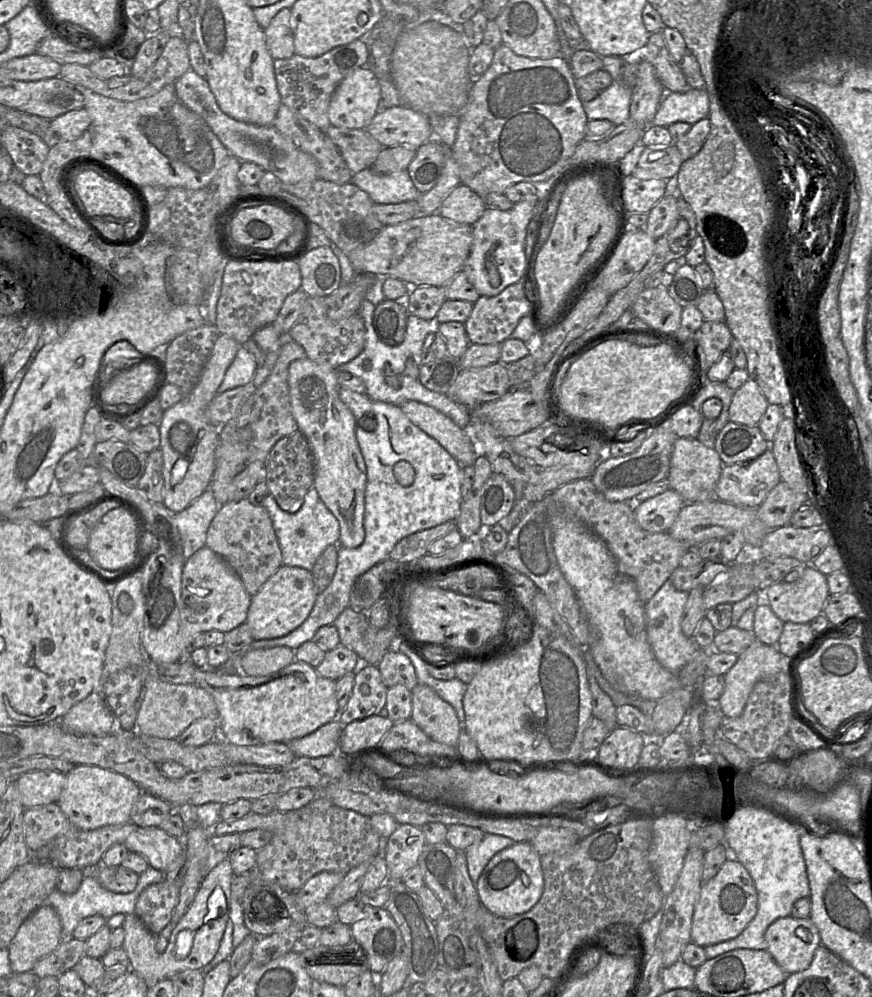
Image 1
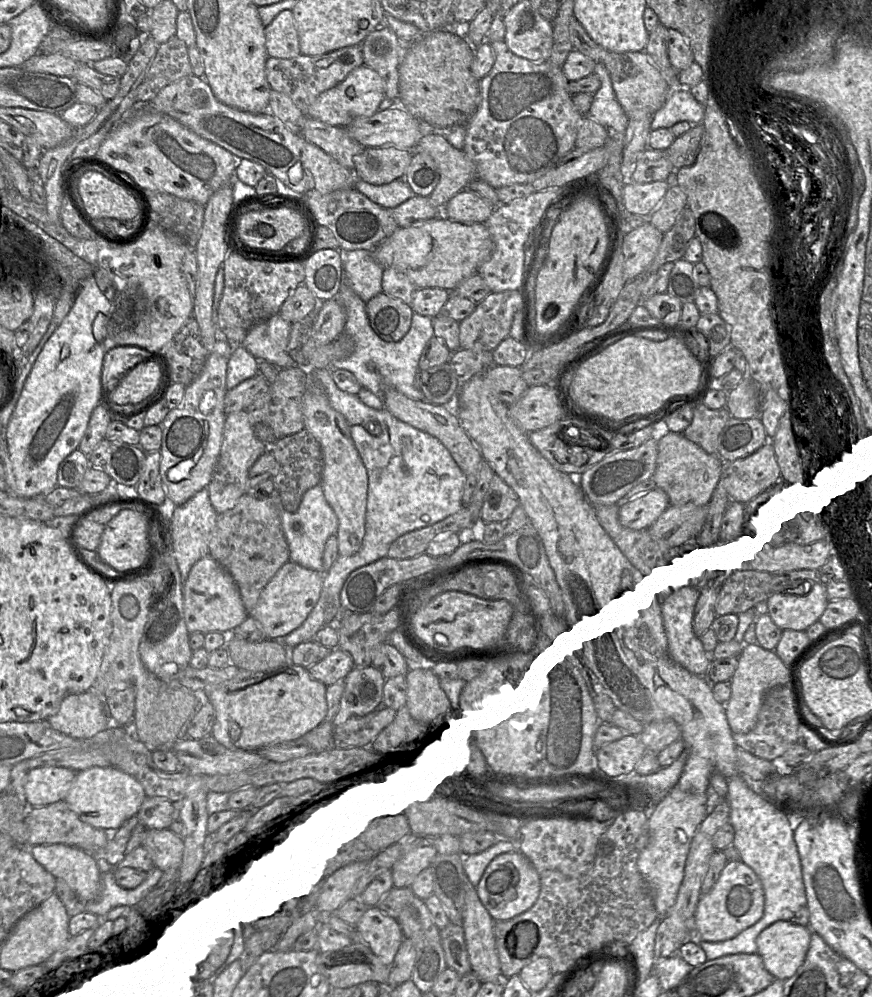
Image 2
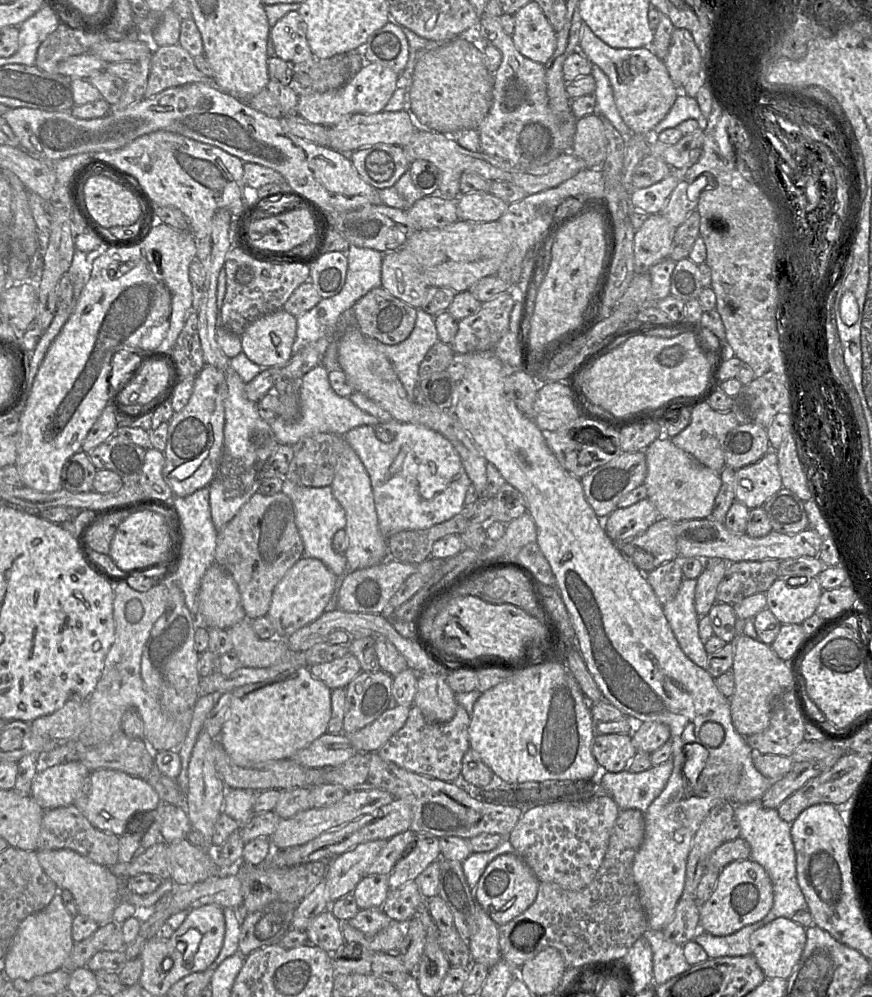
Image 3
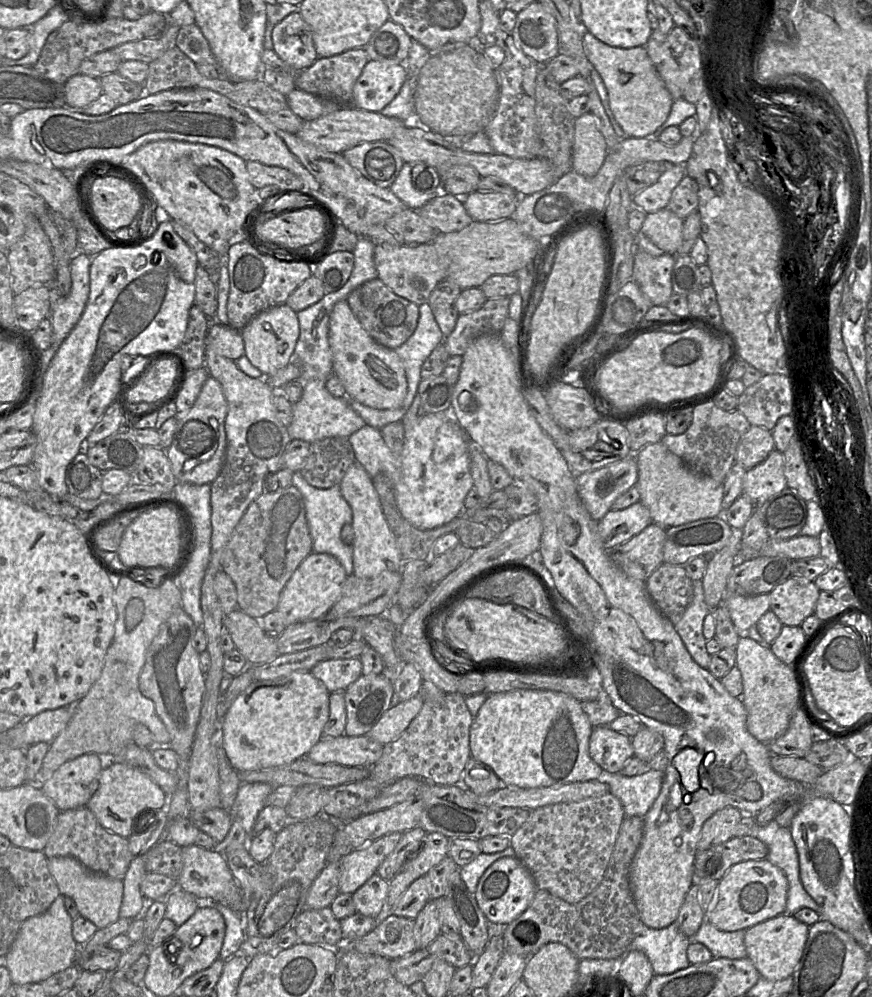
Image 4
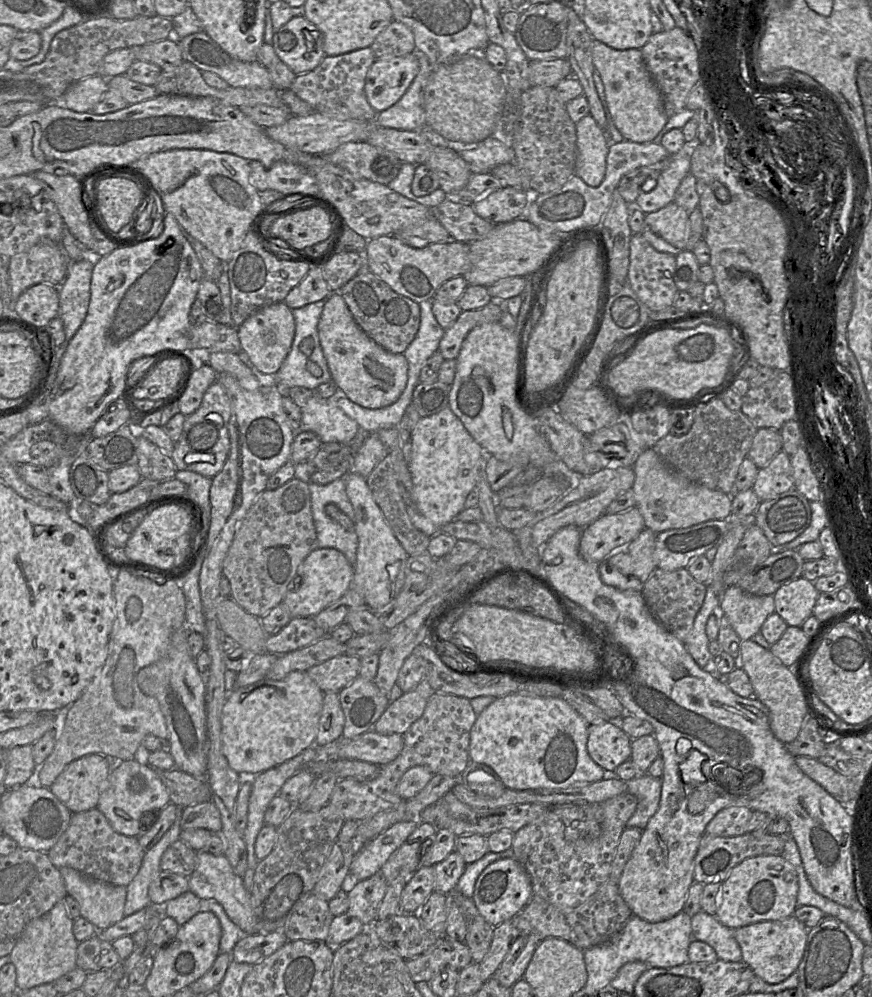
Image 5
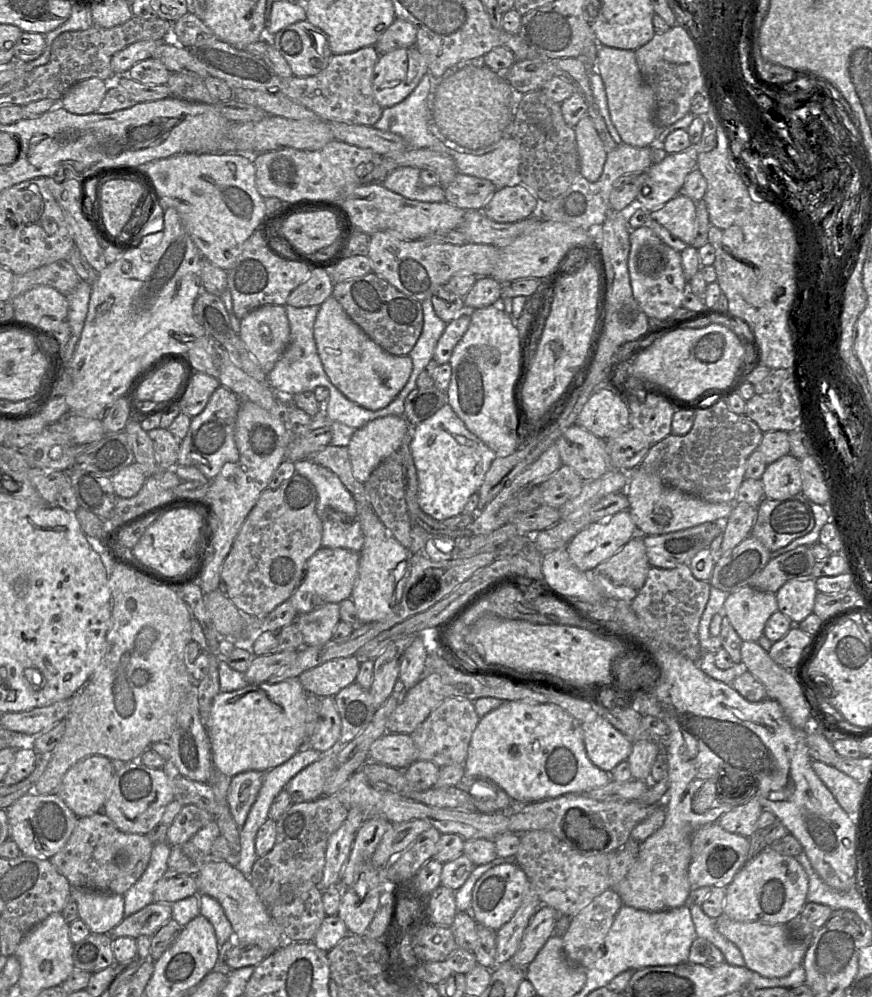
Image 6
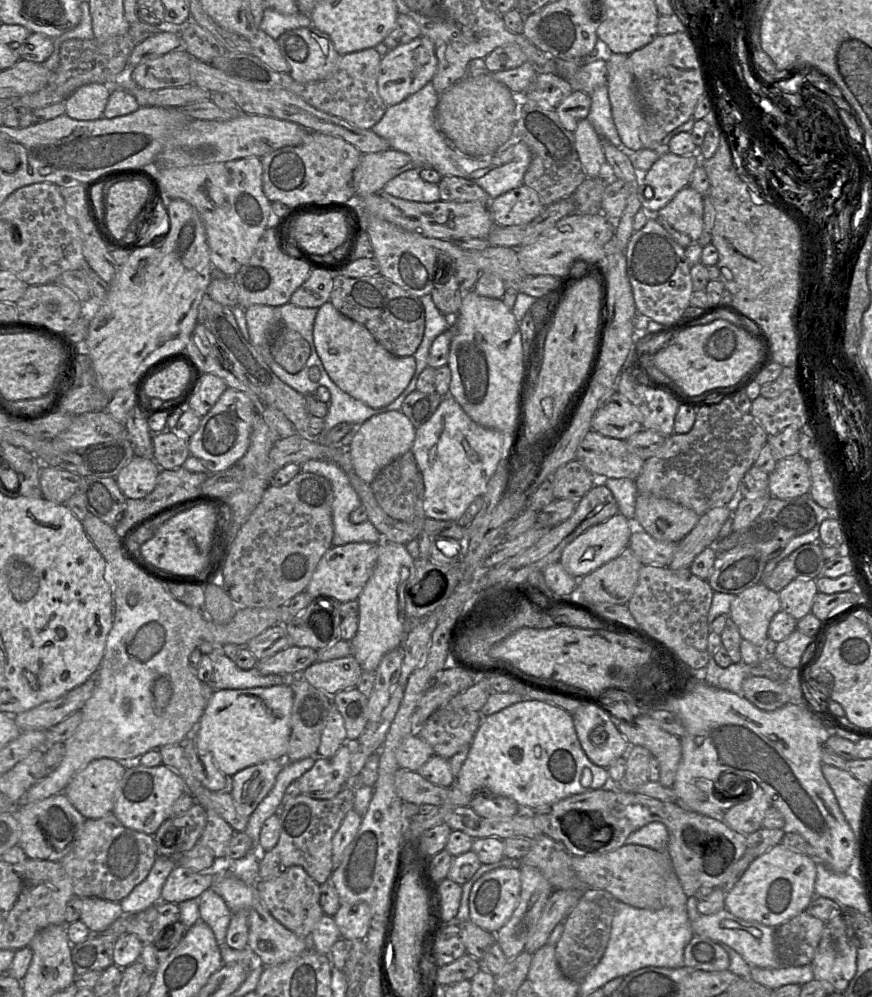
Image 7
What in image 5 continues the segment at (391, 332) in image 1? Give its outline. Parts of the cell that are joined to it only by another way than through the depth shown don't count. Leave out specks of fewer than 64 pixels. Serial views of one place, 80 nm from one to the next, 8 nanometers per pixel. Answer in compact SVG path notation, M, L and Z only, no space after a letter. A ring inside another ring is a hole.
M371 272L358 274L339 290L359 327L390 353L402 354L415 338L420 325L420 305L394 292Z

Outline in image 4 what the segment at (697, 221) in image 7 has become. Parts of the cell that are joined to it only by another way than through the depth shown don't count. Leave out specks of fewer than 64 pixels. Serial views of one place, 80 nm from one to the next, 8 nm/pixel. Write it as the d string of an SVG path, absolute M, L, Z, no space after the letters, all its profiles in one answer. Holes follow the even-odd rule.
M667 207L647 213L640 230L635 233L637 249L651 255L676 255L677 249L682 242L683 220Z

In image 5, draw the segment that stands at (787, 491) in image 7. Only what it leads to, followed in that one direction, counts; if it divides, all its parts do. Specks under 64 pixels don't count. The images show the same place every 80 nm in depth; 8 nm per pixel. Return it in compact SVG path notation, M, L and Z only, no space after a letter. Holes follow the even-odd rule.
M779 451L770 463L759 469L752 487L760 501L768 501L795 489L791 456Z

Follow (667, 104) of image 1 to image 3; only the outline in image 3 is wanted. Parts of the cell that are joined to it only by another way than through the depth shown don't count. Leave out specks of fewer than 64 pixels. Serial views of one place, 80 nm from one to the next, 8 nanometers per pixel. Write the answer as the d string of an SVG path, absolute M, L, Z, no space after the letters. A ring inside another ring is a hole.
M679 94L666 116L648 133L646 136L648 143L657 142L657 136L667 128L675 128L681 122L693 119L697 120L698 128L705 130L705 119L700 111L699 105L695 98L686 94Z

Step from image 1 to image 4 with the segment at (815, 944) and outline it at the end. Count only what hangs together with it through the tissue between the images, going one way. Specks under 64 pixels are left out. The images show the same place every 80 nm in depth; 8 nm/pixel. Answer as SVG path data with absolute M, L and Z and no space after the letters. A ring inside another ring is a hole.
M786 913L756 924L745 930L744 944L747 958L765 979L778 981L792 976L802 957L809 927Z

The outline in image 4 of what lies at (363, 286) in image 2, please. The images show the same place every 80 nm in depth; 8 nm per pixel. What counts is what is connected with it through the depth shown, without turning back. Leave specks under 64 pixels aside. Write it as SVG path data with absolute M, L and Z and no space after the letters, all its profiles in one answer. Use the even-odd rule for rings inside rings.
M360 237L354 250L354 266L345 285L336 292L324 295L324 314L332 311L334 305L341 300L346 300L349 294L363 283L378 278L374 263L375 245L367 238Z

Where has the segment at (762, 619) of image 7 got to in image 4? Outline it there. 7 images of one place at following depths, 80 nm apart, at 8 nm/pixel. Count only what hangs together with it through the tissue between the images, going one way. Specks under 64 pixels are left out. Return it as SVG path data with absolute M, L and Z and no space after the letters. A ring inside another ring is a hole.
M725 590L725 598L721 605L729 611L731 620L741 637L770 610L770 596L769 594L727 595Z

